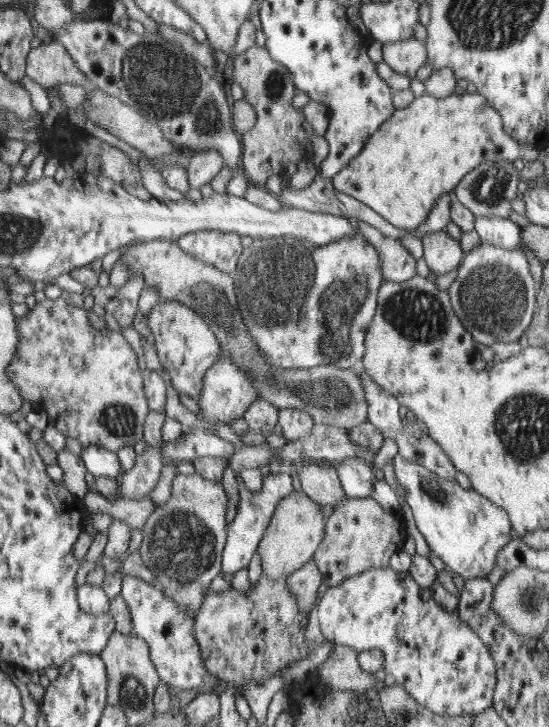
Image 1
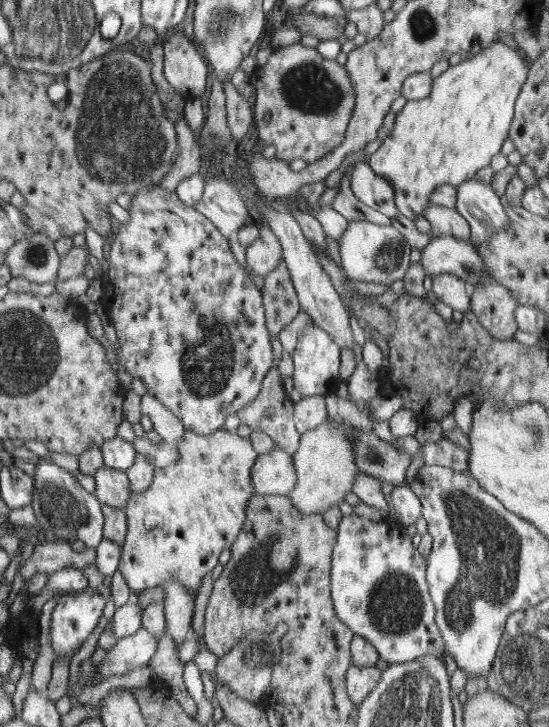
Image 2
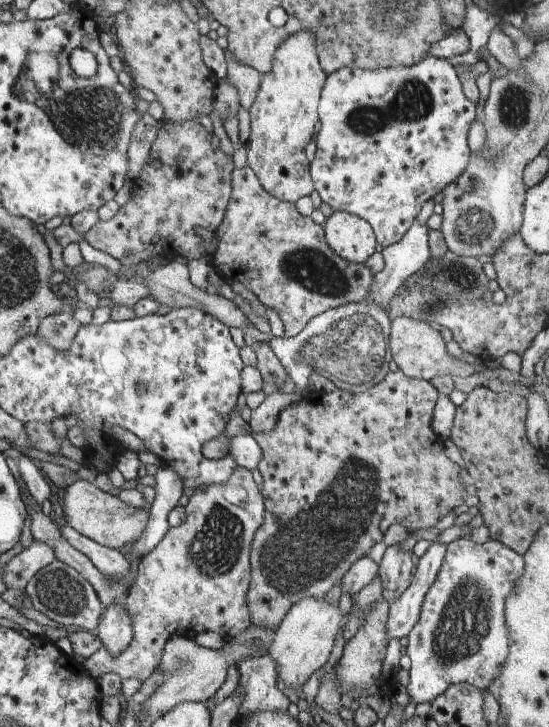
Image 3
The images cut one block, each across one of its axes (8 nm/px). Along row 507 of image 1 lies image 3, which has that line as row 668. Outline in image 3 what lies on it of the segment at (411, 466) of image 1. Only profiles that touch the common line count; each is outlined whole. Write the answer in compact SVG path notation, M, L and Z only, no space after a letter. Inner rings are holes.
M464 537L446 546L447 550L438 575L425 593L419 622L416 622L408 636L410 643L406 653L412 661L412 667L409 670L410 682L407 689L410 702L416 705L432 703L451 685L457 683L468 682L479 690L487 690L495 681L510 653L510 638L507 634L504 608L507 597L513 592L519 577L523 574L525 564L523 556L491 539L479 544Z

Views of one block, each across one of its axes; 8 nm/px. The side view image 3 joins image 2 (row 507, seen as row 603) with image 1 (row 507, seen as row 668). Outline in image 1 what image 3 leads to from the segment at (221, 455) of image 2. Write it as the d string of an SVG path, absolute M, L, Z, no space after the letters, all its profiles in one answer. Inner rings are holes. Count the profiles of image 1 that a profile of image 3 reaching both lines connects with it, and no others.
M93 490L87 492L82 503L85 503L85 509L90 514L98 511L102 514L108 514L113 519L123 521L132 529L138 529L139 531L143 530L147 520L155 514L156 508L158 508L158 504L155 504L150 496L136 500L126 498L109 500Z

